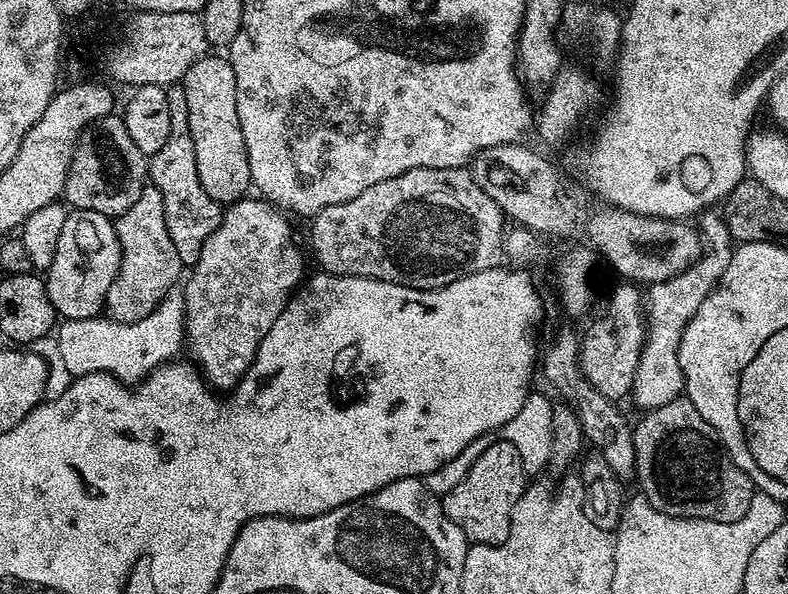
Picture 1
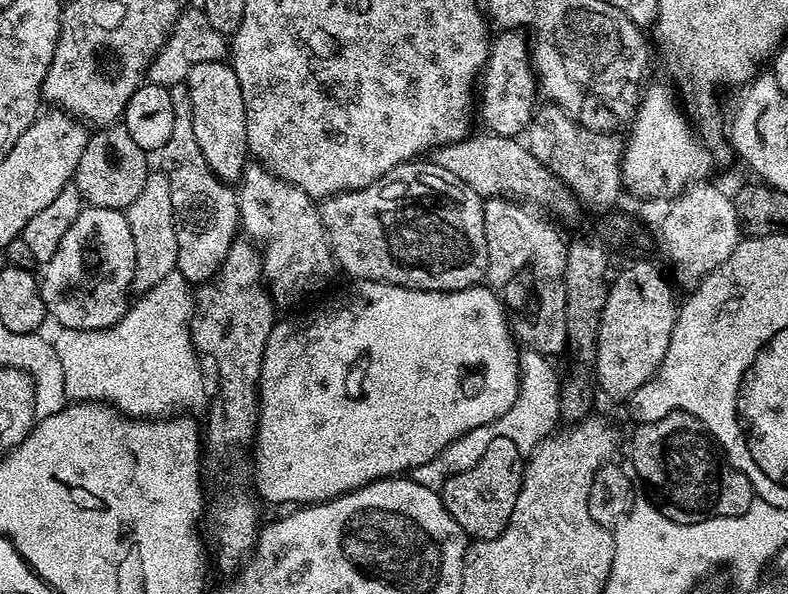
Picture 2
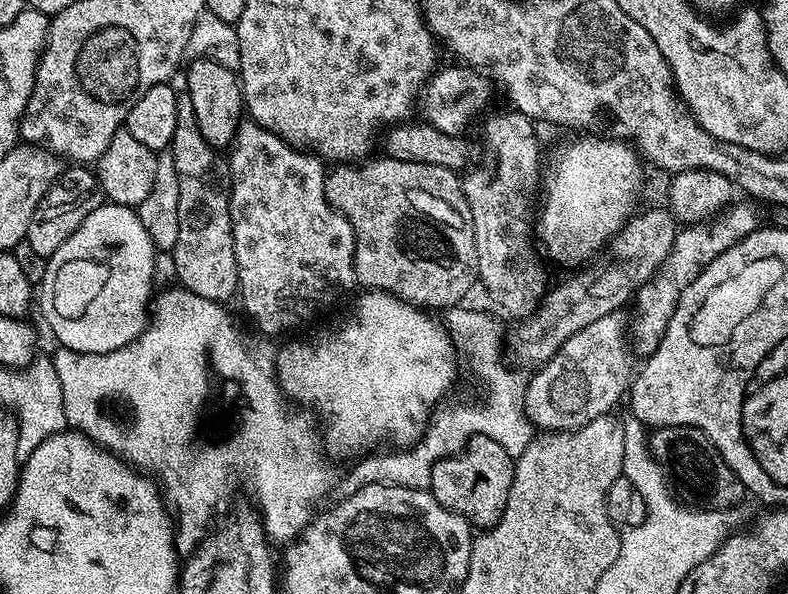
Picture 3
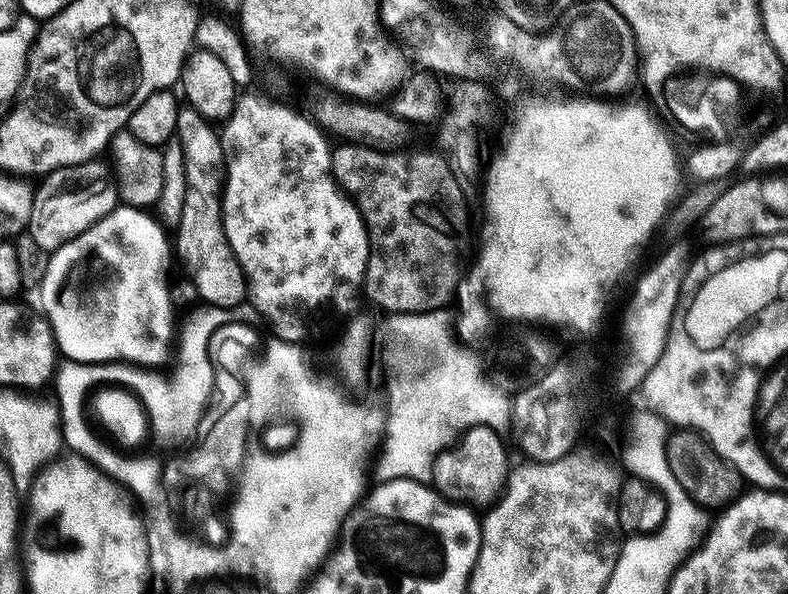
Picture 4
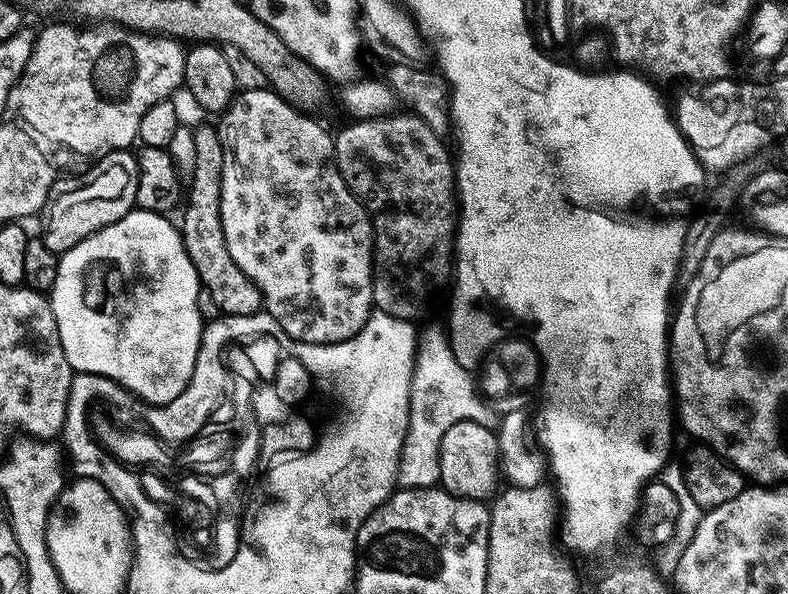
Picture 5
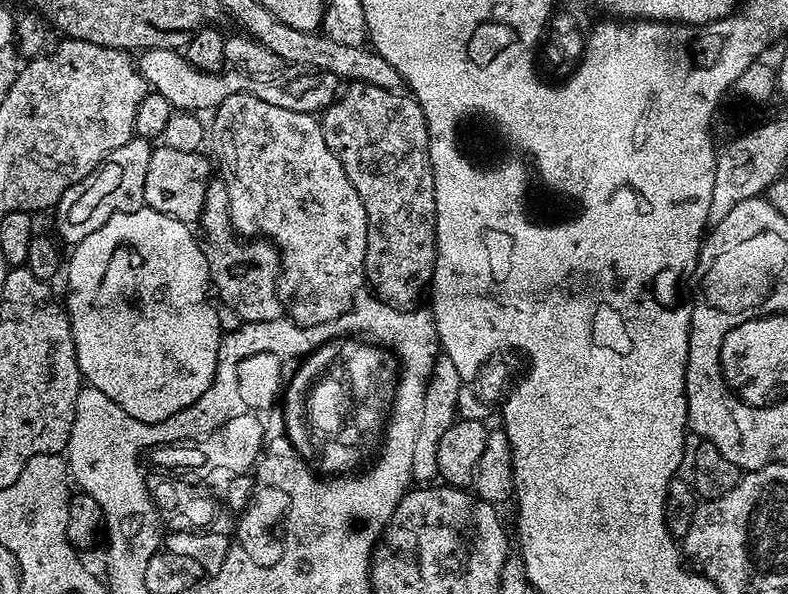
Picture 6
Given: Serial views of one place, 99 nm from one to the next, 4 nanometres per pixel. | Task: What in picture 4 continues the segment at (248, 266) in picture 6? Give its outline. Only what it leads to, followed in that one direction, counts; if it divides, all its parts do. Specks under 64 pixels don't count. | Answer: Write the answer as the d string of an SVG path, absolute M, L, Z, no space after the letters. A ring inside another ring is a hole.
M184 106L178 114L174 138L182 146L186 162L186 202L182 206L182 218L174 229L175 255L179 263L180 260L184 263L205 305L216 310L239 309L239 304L245 303L248 282L238 258L234 258L230 250L224 229L224 211L220 205L224 194L224 151L219 131L213 121L198 114L198 110Z

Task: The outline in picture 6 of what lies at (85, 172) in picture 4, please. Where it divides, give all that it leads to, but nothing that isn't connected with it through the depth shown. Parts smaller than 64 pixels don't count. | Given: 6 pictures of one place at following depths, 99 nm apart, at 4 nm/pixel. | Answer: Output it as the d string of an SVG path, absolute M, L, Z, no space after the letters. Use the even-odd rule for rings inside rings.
M133 135L132 139L118 146L118 150L111 152L94 172L64 191L56 203L54 215L56 230L61 236L59 239L65 245L79 246L83 240L90 238L90 234L111 224L116 216L135 214L139 208L145 207L146 169L150 167L153 147L153 141Z

